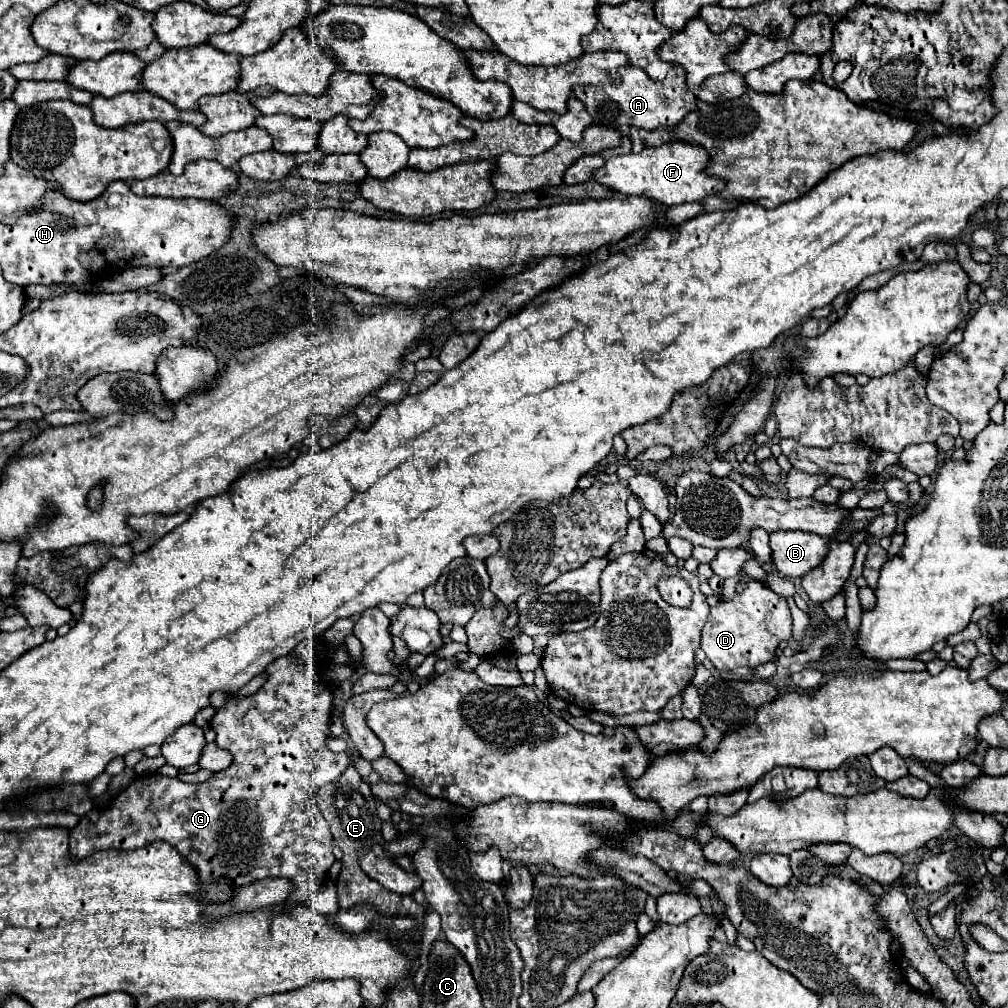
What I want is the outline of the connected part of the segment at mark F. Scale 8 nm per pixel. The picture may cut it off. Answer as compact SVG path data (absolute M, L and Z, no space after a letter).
M667 143L661 147L645 147L641 153L627 153L611 157L601 169L593 173L593 181L613 189L621 195L647 197L663 207L681 205L687 201L699 201L705 195L719 193L723 183L709 177L703 169L709 163L709 153L699 145Z

